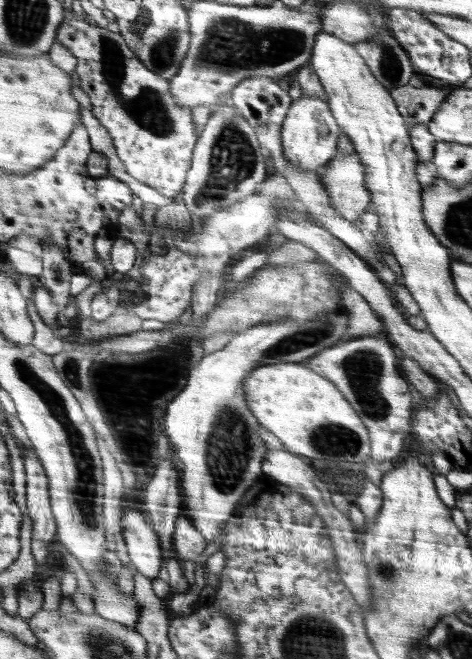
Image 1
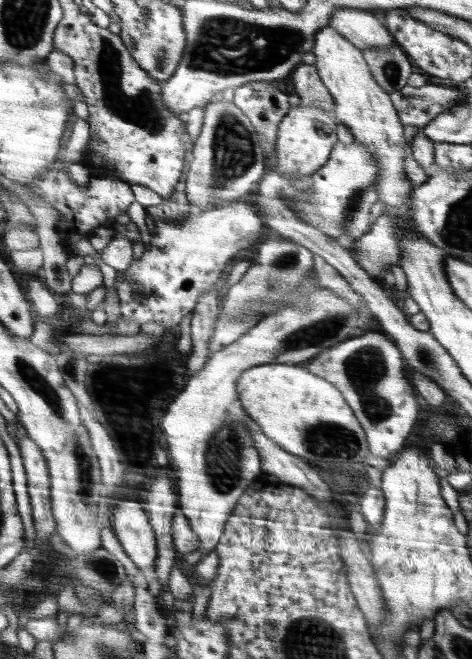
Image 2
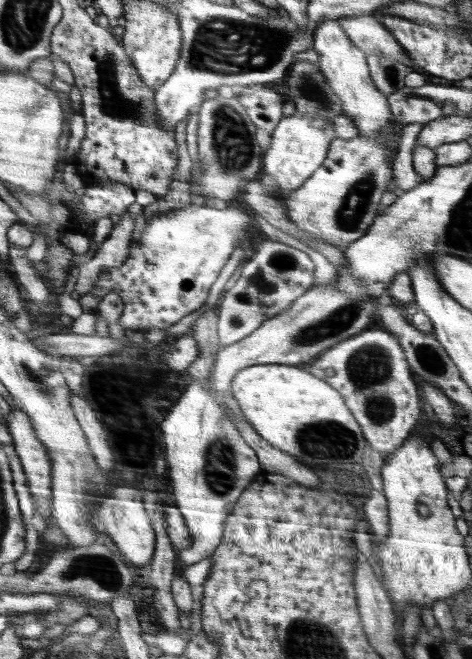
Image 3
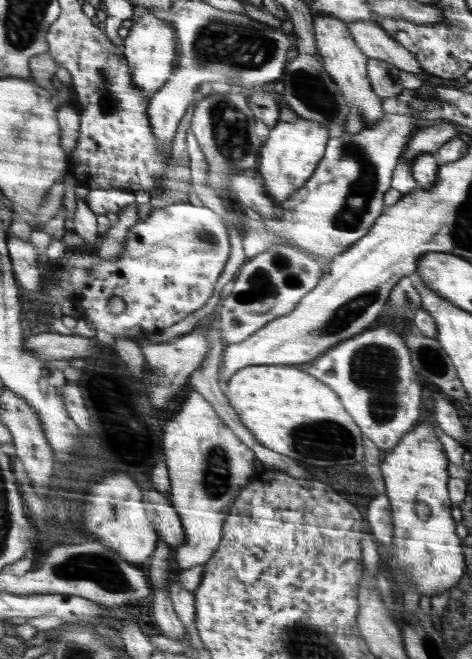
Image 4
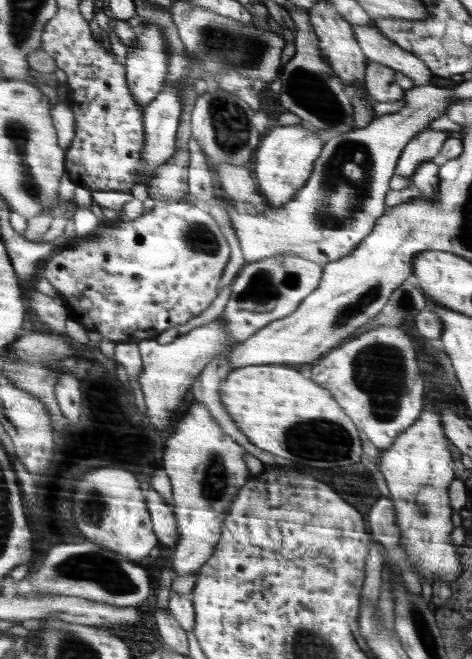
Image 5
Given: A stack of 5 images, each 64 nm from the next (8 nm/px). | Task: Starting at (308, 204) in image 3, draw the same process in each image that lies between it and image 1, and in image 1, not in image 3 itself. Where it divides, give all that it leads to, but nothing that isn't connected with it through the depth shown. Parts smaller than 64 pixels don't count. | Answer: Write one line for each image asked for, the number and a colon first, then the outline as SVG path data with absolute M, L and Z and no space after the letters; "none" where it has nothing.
1: M359 154L349 158L335 158L331 168L321 174L331 198L335 200L335 208L345 220L357 224L357 218L363 212L369 212L371 206L371 190L367 188L365 164Z
2: M341 142L335 146L335 152L331 154L329 164L325 164L317 174L313 174L311 180L311 192L313 198L295 198L297 210L301 210L303 220L315 224L329 236L335 236L337 240L343 238L343 228L347 228L355 236L365 236L369 232L369 214L375 214L379 200L377 190L377 178L379 178L379 166L373 160L371 152L355 142L353 146L343 146Z

